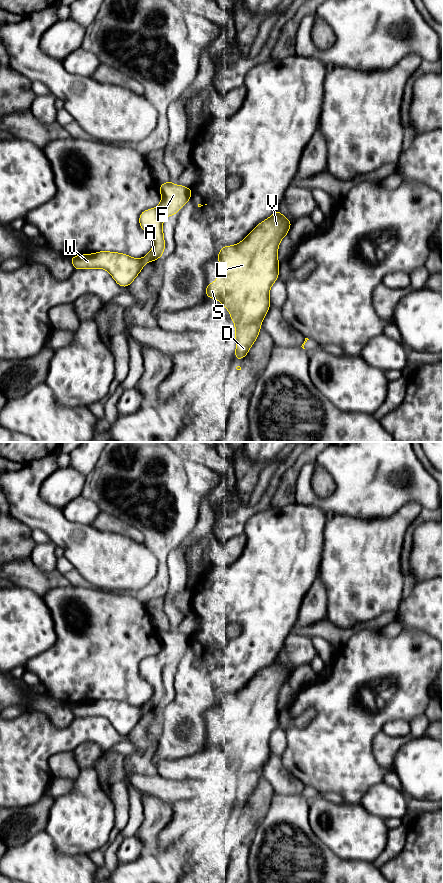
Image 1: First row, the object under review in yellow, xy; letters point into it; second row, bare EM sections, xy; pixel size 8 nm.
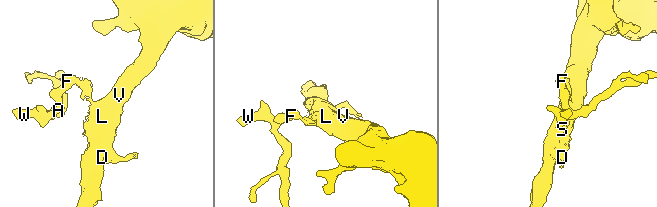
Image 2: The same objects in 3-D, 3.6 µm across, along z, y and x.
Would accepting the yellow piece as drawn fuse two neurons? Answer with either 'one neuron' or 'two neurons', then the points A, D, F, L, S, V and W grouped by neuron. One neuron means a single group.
two neurons; A F W / D L S V

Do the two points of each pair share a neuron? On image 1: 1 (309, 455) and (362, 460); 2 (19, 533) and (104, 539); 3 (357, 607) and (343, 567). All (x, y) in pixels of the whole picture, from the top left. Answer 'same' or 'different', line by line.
1: different
2: different
3: same

